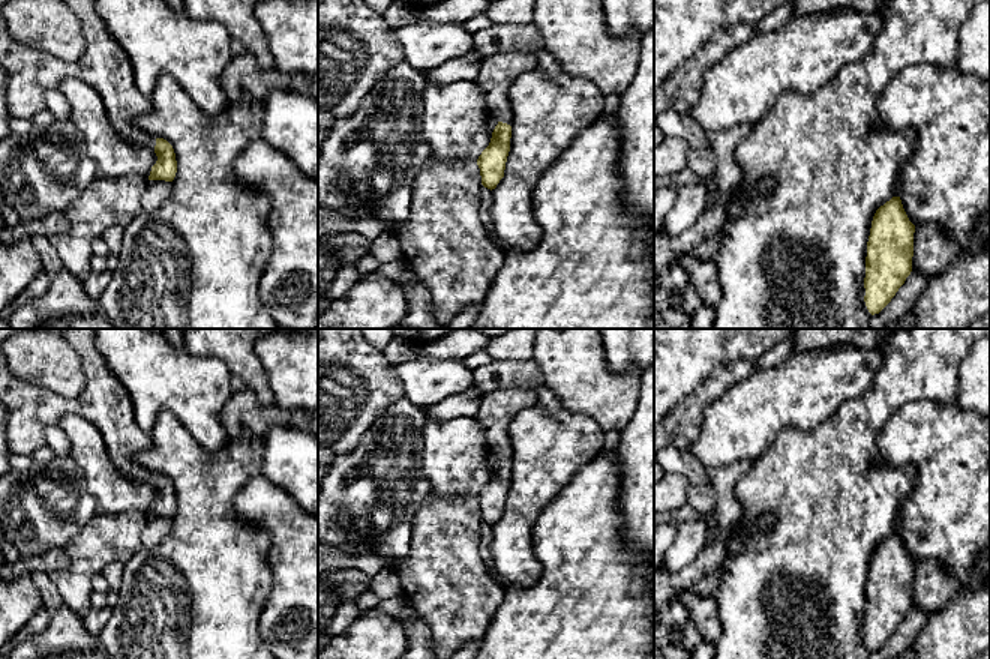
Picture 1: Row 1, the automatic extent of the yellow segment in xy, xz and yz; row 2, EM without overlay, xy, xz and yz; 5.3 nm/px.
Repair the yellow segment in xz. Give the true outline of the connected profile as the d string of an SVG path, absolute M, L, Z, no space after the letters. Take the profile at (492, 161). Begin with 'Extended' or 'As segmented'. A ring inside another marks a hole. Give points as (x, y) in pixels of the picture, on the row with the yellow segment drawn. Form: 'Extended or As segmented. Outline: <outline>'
Extended. Outline: M510 51L483 57L474 83L480 87L486 110L500 122L492 132L489 146L477 159L482 185L495 189L504 177L506 162L510 152L512 110L508 90L524 74L534 69L537 57L534 53Z

